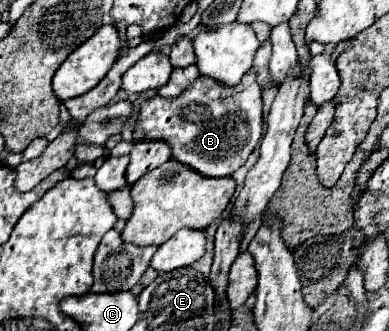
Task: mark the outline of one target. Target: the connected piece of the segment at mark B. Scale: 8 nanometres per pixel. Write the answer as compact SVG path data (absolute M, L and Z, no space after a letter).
M252 67L236 87L220 85L210 77L198 77L188 89L176 99L164 99L156 95L140 103L138 123L134 125L134 141L166 141L172 149L172 159L182 161L182 165L192 167L204 177L230 177L236 169L240 169L248 155L254 151L262 137L262 91L256 81L256 69Z

